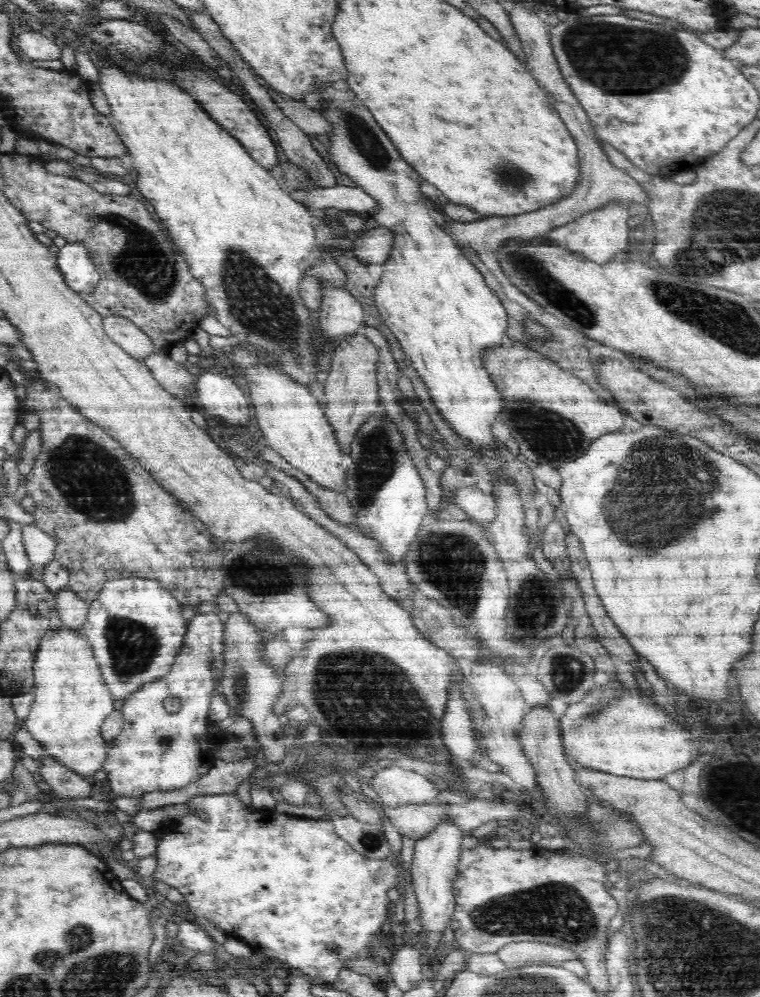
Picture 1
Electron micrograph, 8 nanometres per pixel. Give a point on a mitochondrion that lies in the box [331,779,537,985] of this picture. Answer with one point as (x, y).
(369, 841)

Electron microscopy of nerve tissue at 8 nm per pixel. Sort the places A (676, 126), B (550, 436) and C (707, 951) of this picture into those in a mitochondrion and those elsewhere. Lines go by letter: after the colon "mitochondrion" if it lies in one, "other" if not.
A: other
B: mitochondrion
C: mitochondrion

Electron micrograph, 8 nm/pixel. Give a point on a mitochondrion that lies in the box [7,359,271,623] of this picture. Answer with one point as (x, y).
(92, 481)

